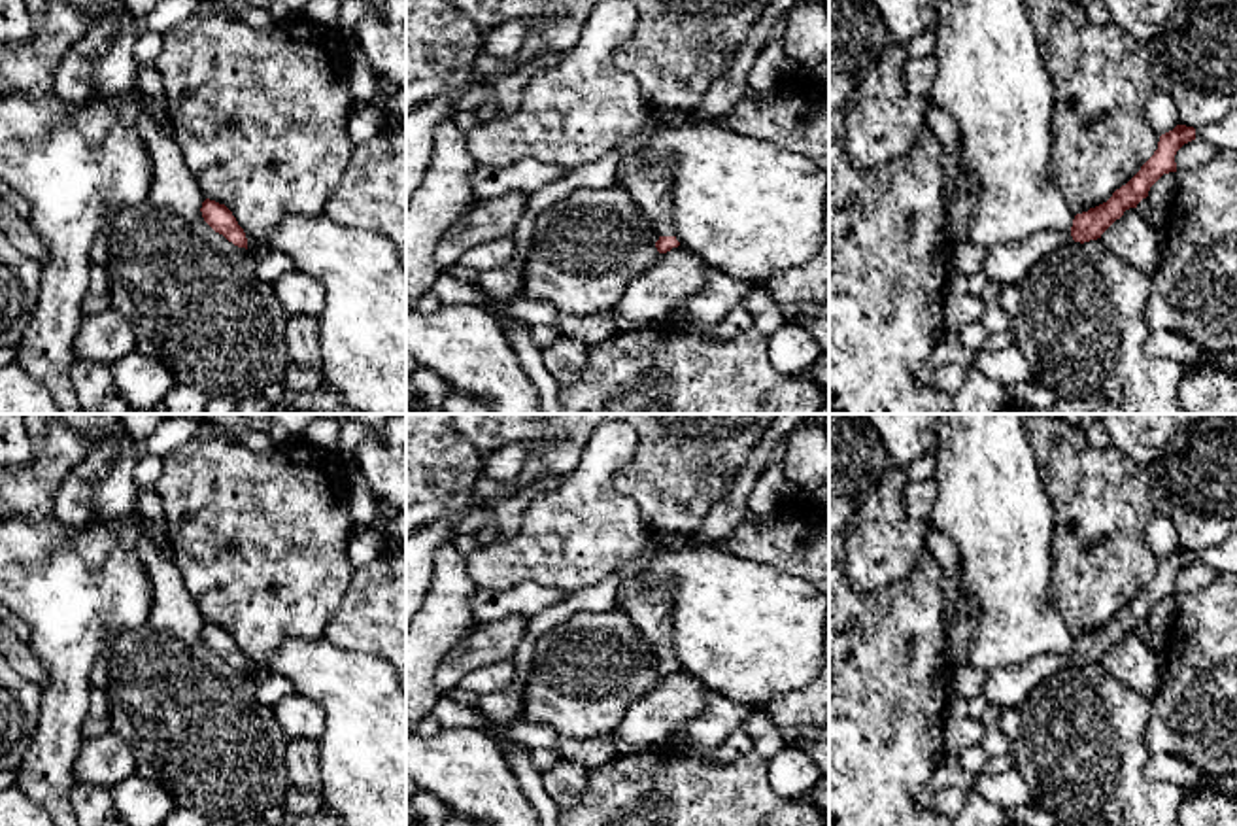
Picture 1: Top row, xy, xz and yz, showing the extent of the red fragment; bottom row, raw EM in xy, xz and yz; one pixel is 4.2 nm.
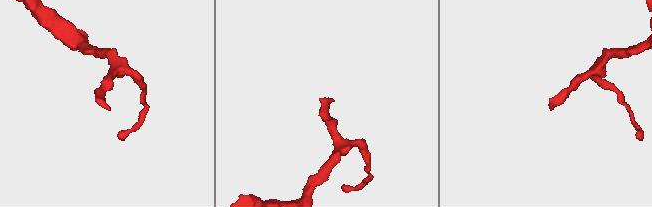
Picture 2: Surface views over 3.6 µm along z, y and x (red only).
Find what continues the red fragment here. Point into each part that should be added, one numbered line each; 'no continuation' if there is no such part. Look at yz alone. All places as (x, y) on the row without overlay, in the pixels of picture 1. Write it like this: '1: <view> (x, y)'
1: yz (1007, 687)

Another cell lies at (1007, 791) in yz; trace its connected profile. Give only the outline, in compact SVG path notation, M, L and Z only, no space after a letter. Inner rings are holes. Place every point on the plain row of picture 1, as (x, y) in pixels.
M1010 767L999 775L986 775L982 771L974 773L973 792L1003 807L1005 811L1035 805L1035 798L1016 767Z

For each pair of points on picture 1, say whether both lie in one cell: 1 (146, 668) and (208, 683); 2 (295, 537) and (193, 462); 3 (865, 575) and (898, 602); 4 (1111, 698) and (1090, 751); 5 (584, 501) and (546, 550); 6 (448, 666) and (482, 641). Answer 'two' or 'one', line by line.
1: one
2: one
3: two
4: one
5: one
6: one

